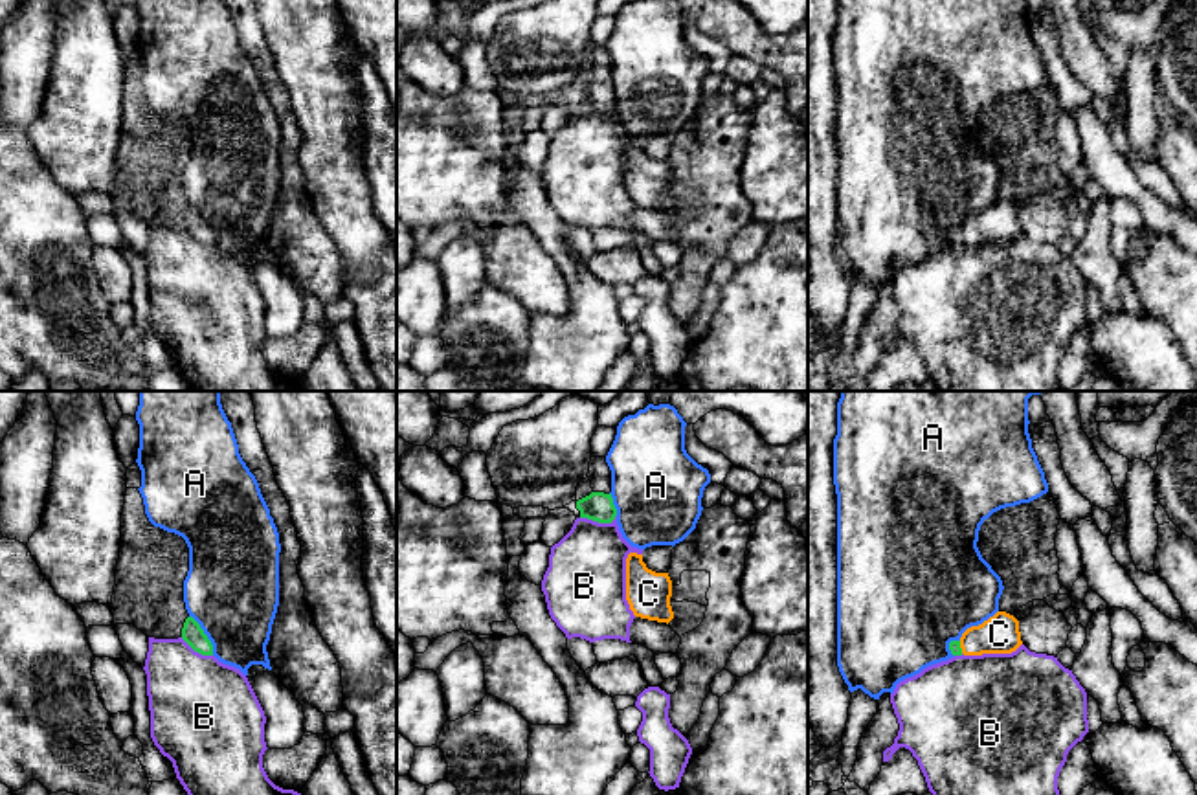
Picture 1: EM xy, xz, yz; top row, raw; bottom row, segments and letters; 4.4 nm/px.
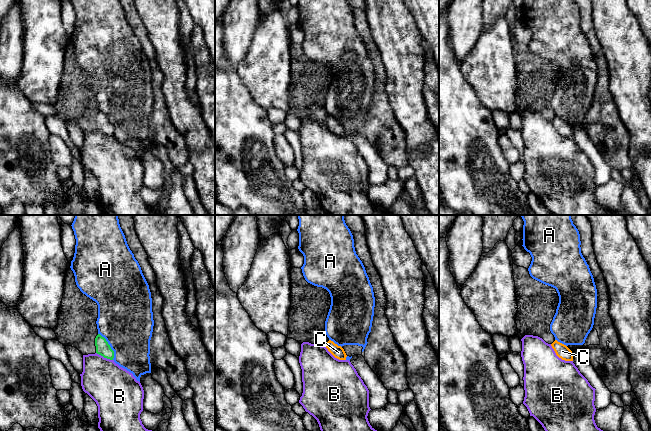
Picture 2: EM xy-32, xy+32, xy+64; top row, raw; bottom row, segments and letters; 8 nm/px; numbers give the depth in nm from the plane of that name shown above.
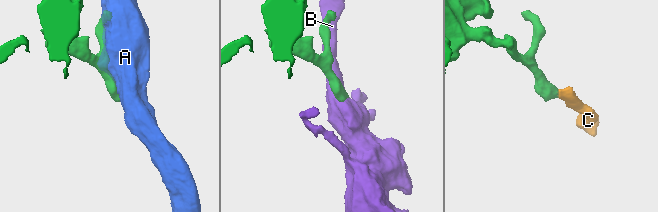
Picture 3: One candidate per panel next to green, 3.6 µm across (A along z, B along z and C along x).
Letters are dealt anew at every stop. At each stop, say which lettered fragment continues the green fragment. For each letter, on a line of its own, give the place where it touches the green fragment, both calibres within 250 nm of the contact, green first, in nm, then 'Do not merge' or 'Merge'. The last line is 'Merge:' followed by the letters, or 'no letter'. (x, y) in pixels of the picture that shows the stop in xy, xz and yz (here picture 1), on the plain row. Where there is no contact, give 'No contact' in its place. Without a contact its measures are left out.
A: Touches green at xy (206, 224). Thickness 90 nm (green) against 420 nm. Do not merge
B: Touches green at xz (599, 111). Thickness 130 nm (green) against 340 nm. Do not merge
C: Touches green at yz (959, 235). Thickness 50 nm (green) against 170 nm. Merge
Merge: C

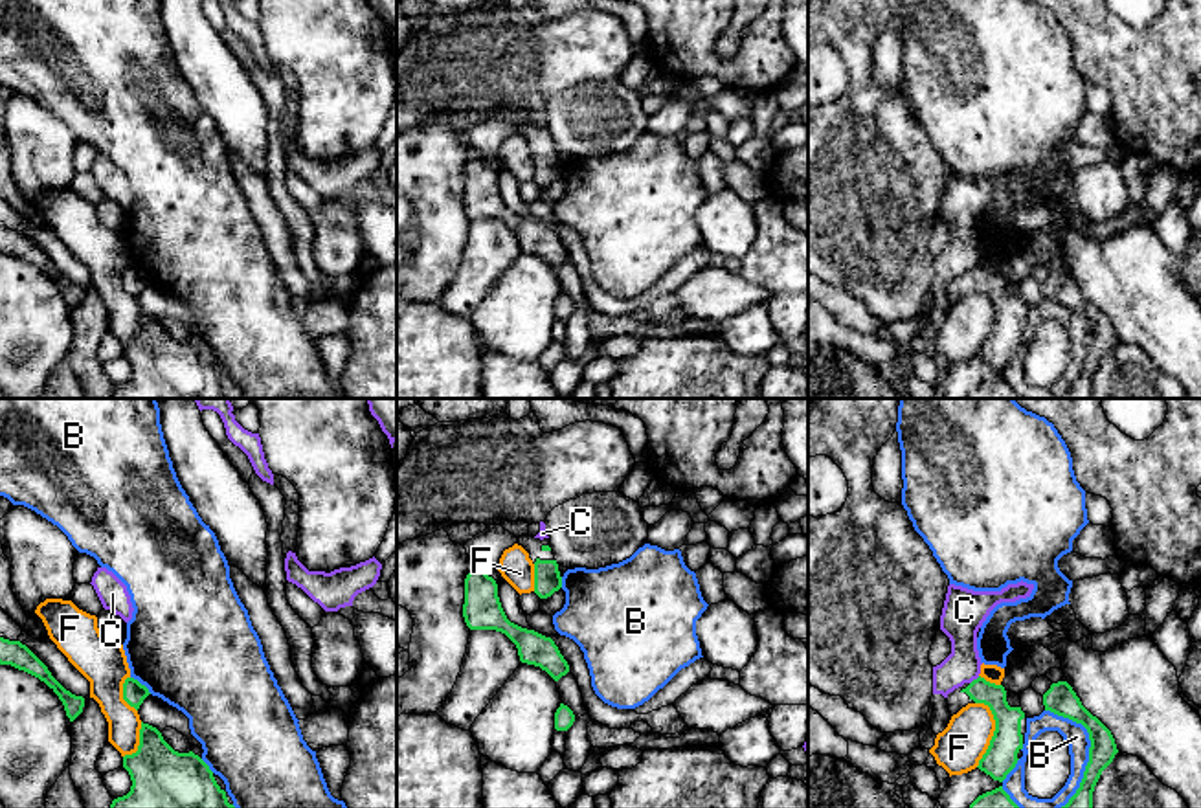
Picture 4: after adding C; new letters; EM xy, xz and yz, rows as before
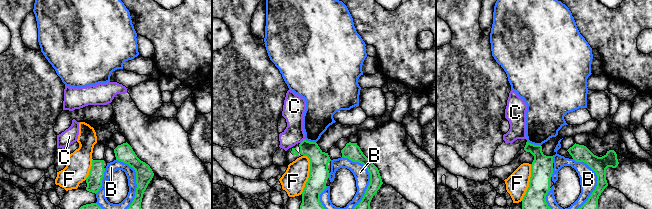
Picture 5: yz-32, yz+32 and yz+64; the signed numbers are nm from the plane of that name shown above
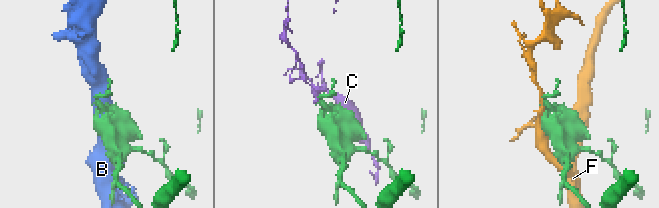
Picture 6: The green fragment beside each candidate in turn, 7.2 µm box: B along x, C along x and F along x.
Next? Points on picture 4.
B: Touches green at yz (1089, 340). Thickness 130 nm (green) against 110 nm. Do not merge
C: Touches green at yz (974, 269). Thickness 110 nm (green) against 160 nm. Do not merge
F: Touches green at yz (994, 324). Thickness 140 nm (green) against 200 nm. Do not merge
Merge: no letter

